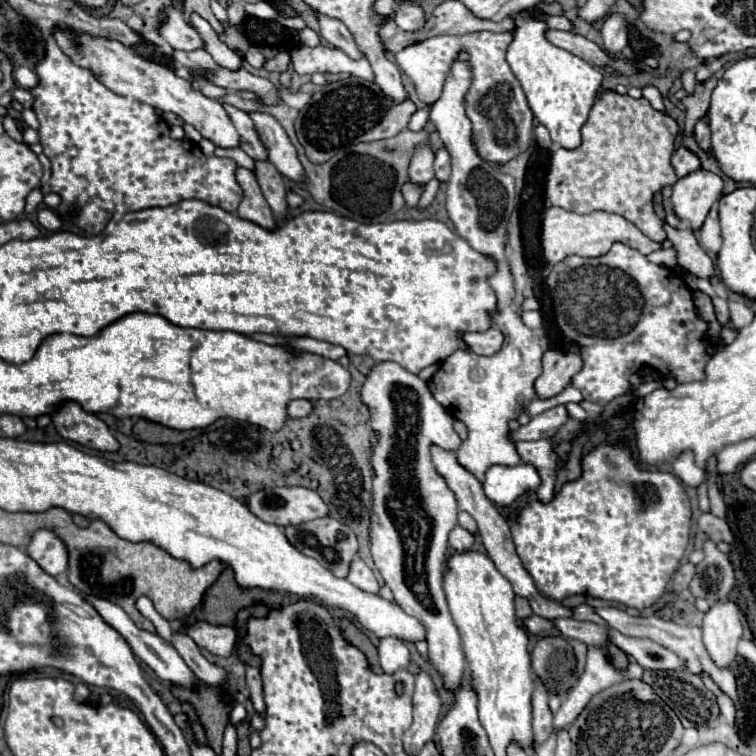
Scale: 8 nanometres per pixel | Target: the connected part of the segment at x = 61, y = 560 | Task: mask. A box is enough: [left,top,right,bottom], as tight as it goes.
[28,530,68,576]

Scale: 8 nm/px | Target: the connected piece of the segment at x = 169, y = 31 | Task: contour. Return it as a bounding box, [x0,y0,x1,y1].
[160,2,204,50]

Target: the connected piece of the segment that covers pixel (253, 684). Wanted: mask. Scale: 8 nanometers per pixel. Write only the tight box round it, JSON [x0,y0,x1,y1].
[246,666,266,714]

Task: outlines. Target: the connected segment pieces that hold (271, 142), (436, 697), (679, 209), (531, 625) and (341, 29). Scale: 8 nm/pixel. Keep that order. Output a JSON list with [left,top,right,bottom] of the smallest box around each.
[[250,112,304,180],[404,672,442,754],[672,170,722,228],[524,616,558,636],[316,14,362,58]]

